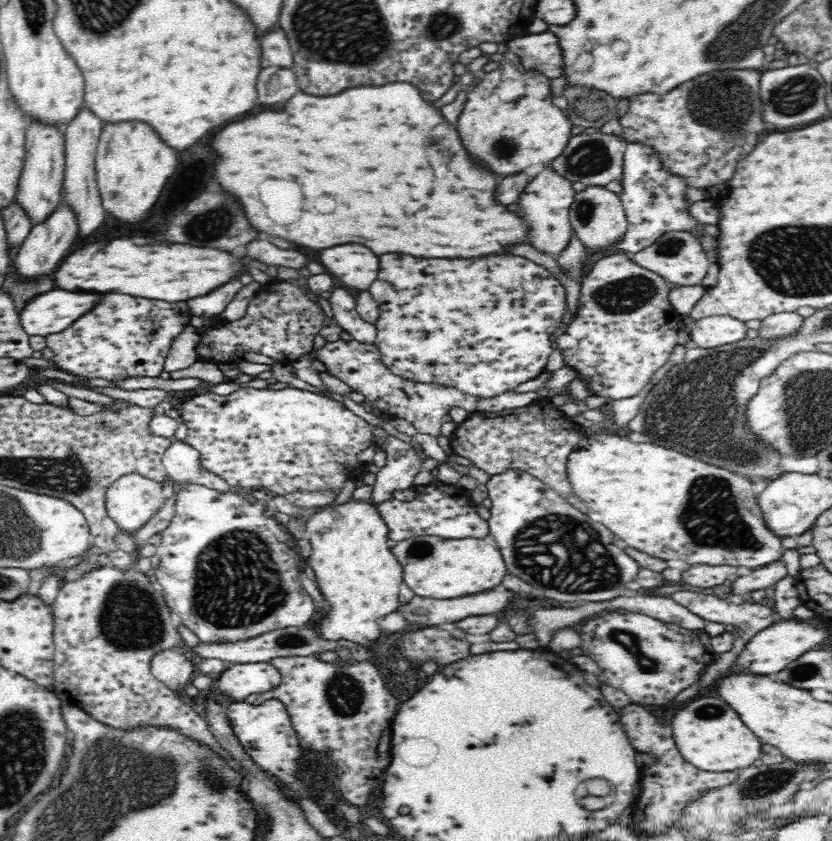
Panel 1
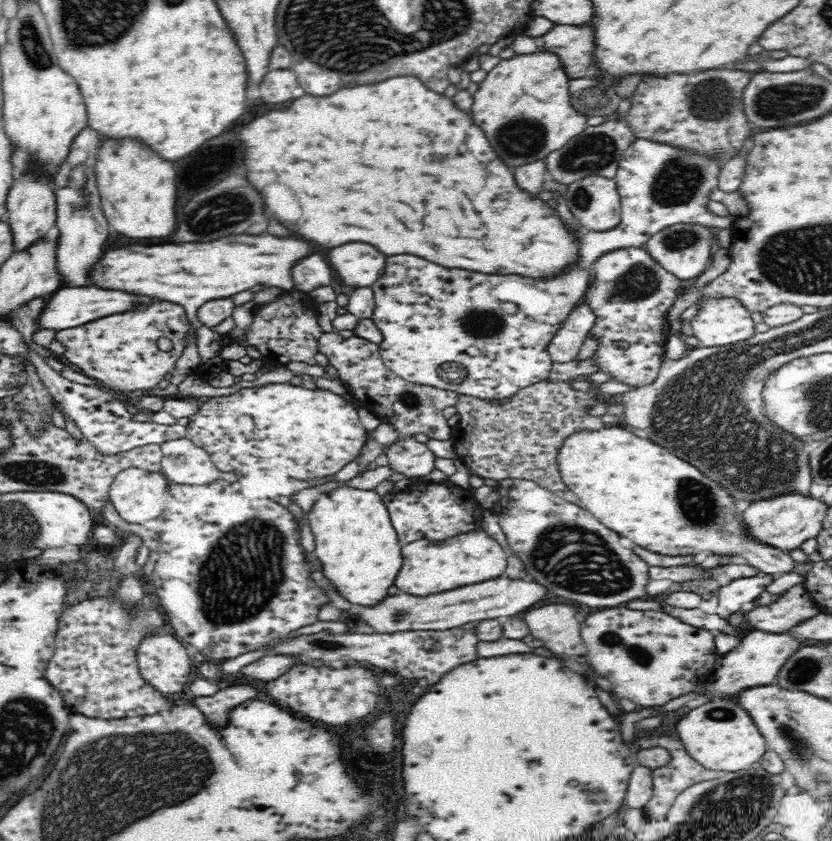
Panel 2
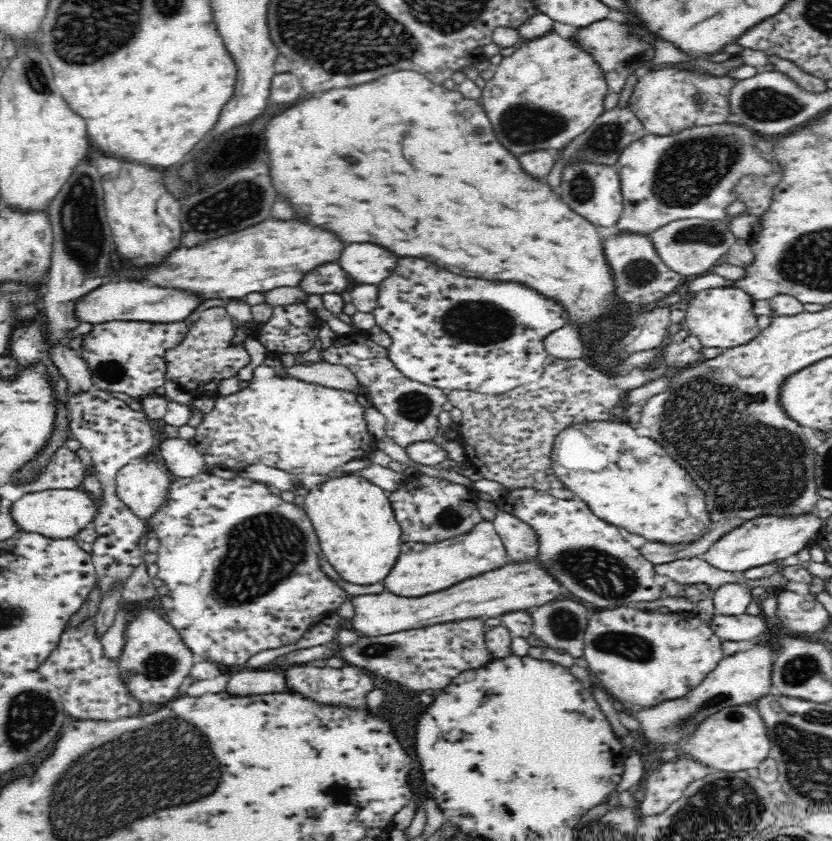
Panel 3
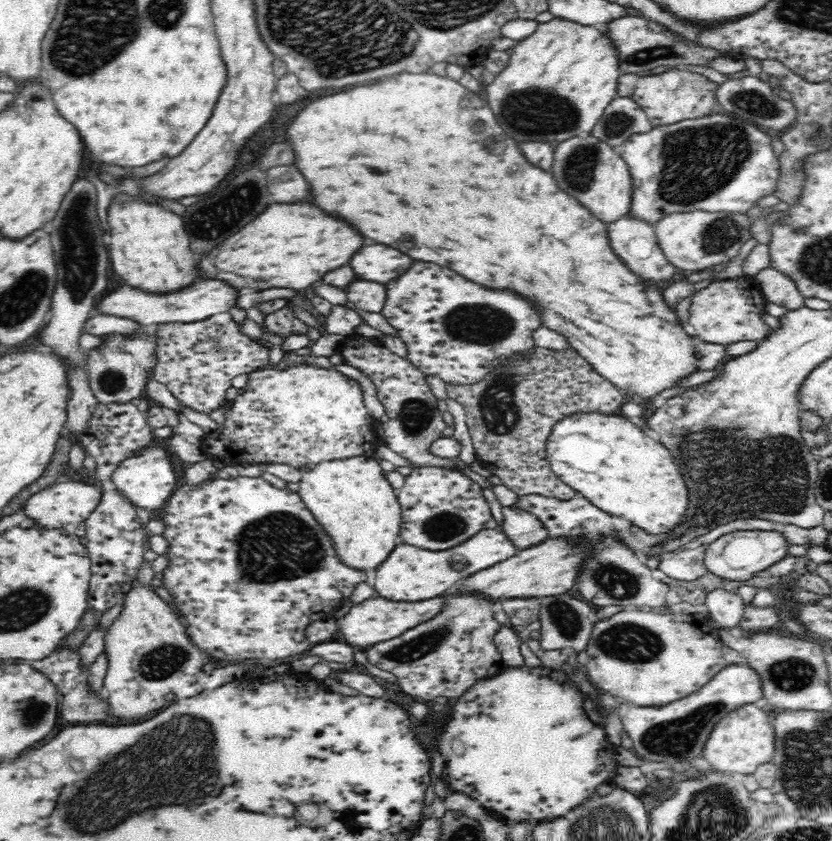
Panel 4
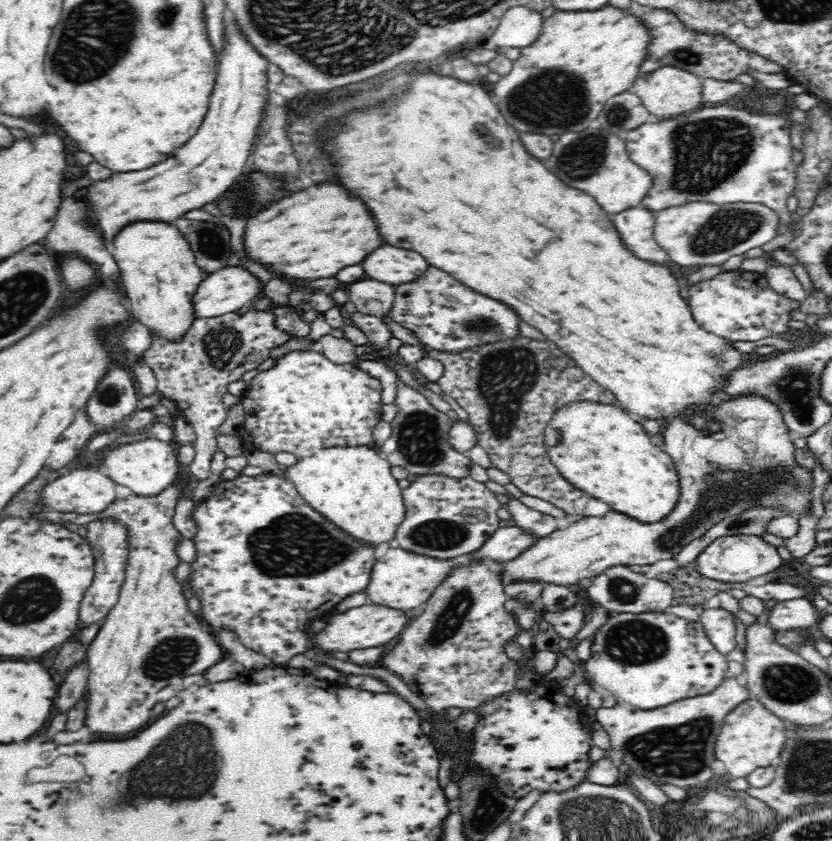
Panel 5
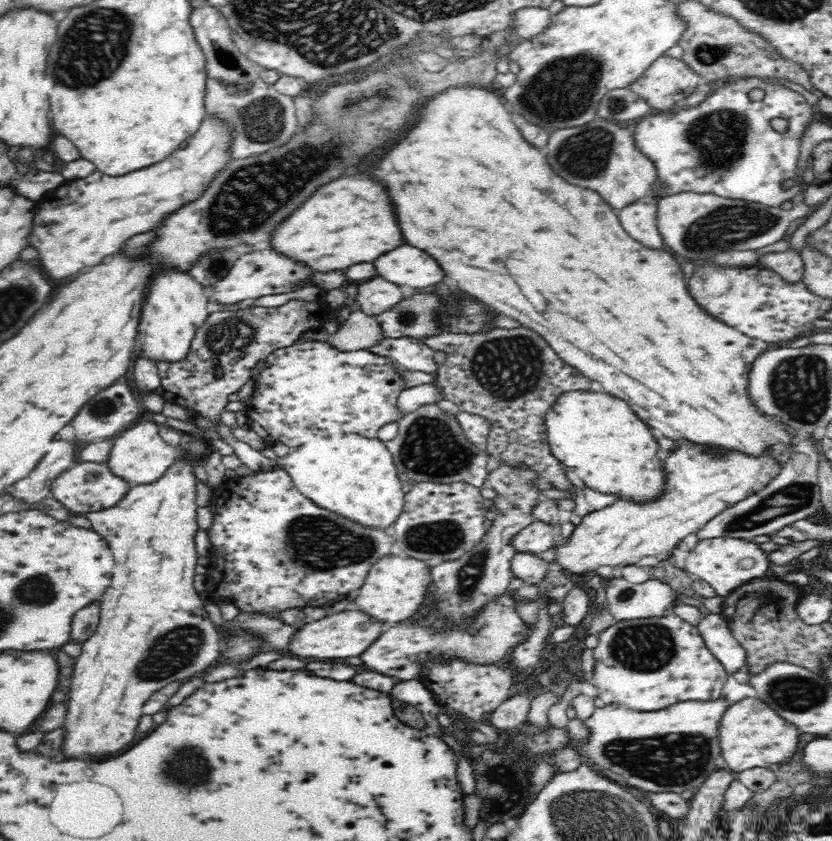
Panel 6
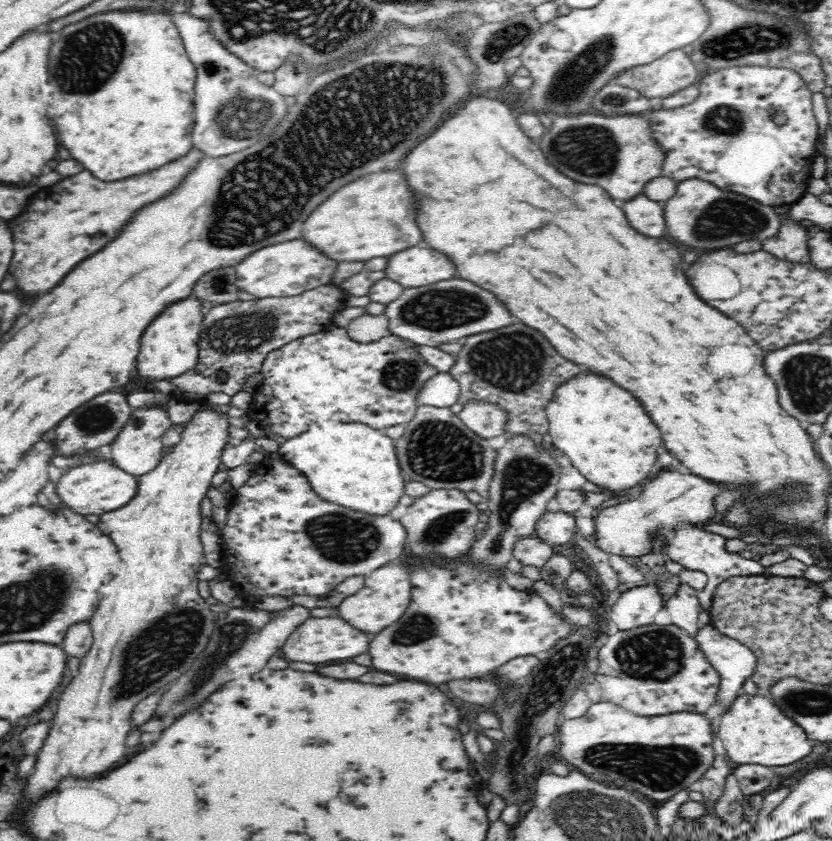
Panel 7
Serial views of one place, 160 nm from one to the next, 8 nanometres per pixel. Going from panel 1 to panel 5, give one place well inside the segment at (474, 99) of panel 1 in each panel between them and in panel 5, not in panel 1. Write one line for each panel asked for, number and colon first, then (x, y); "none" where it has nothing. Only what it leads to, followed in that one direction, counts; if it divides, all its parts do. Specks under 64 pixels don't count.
2: (524, 104)
3: (550, 90)
4: (558, 82)
5: (559, 83)

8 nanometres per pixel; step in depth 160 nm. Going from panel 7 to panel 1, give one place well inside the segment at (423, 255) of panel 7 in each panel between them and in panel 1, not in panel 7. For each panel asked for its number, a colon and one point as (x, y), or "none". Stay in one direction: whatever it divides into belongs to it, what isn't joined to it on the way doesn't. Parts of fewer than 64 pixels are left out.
1: (354, 264)
2: (359, 264)
3: (367, 263)
4: (381, 263)
5: (396, 266)
6: (408, 267)

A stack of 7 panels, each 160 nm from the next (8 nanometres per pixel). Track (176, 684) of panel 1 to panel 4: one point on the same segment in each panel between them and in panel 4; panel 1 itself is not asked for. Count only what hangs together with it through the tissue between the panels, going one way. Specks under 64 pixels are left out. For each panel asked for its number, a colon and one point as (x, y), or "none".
2: (164, 662)
3: (154, 658)
4: (147, 642)

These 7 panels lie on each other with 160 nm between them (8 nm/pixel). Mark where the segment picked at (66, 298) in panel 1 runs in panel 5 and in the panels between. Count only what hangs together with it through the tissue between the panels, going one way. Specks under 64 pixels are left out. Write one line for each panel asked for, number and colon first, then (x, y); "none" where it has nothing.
2: (72, 307)
3: (127, 301)
4: (210, 297)
5: (227, 290)

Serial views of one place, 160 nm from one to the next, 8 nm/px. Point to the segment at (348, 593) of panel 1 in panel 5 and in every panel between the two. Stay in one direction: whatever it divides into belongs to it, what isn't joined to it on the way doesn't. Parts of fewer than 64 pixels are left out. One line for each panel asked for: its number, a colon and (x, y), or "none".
2: (356, 544)
3: (360, 536)
4: (351, 497)
5: (352, 485)

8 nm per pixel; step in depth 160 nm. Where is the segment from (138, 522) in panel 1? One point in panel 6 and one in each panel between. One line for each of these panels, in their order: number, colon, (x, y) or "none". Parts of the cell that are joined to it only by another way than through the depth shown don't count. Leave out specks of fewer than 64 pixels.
2: (138, 495)
3: (143, 486)
4: (146, 478)
5: (146, 466)
6: (140, 455)

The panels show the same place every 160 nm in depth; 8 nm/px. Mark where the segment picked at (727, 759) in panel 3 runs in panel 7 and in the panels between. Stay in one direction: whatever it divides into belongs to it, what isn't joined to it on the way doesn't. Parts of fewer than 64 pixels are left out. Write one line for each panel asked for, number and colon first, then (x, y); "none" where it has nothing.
4: (745, 739)
5: (752, 737)
6: (751, 734)
7: (755, 730)

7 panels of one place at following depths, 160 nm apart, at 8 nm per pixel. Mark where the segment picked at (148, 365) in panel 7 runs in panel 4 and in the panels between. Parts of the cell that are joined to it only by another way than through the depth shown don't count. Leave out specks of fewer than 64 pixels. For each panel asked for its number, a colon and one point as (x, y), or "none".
4: (149, 248)
5: (160, 276)
6: (178, 306)

